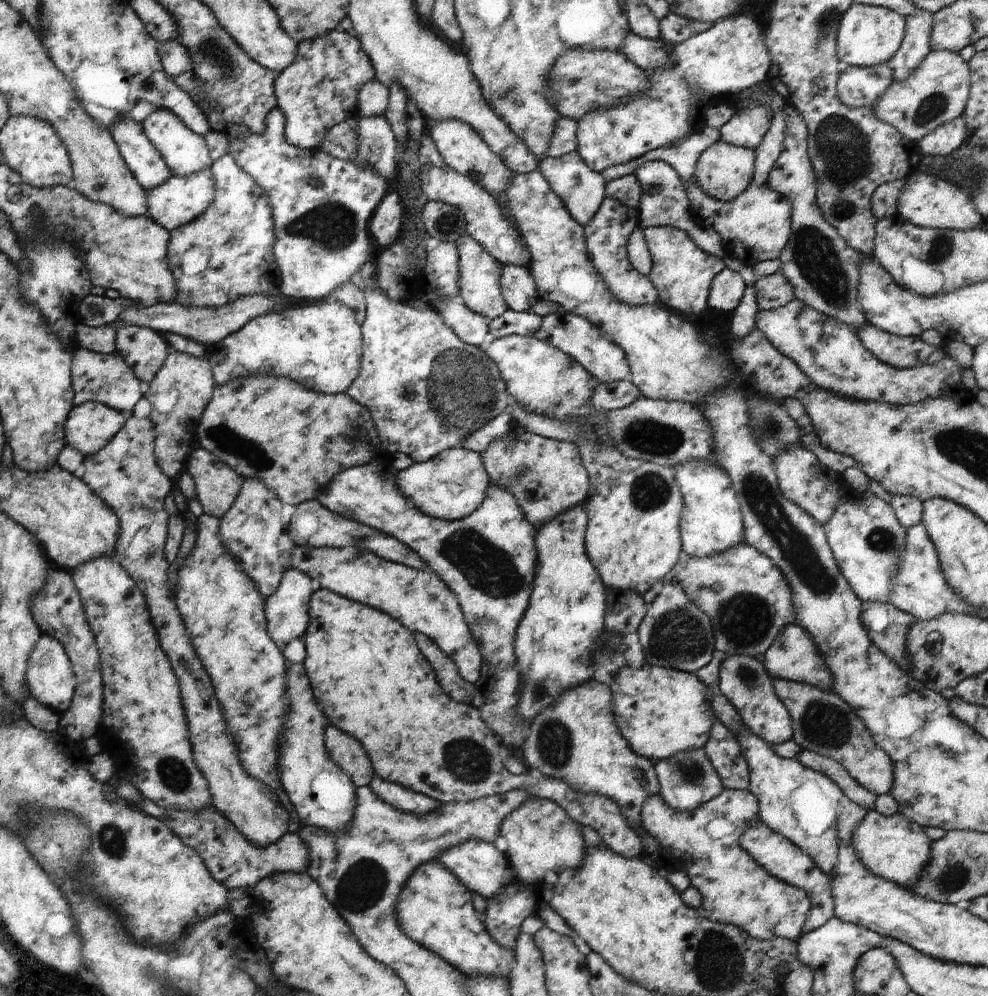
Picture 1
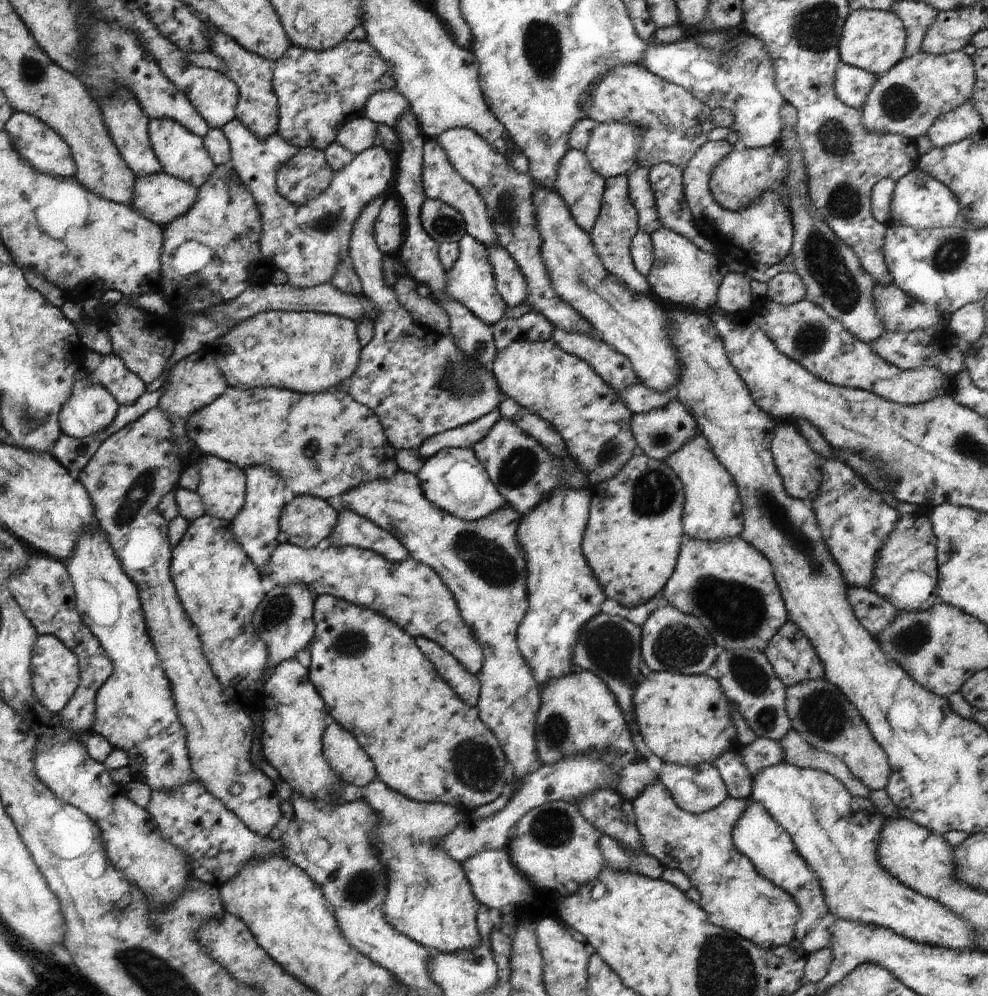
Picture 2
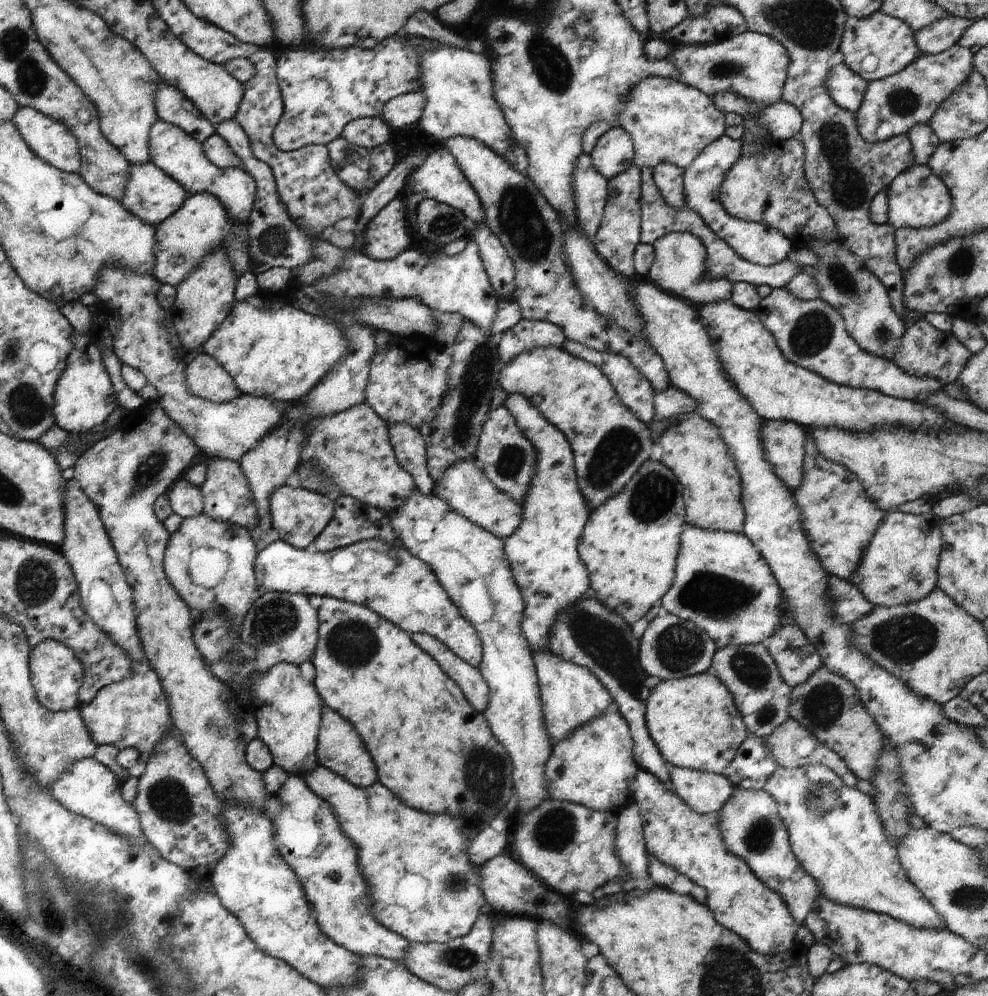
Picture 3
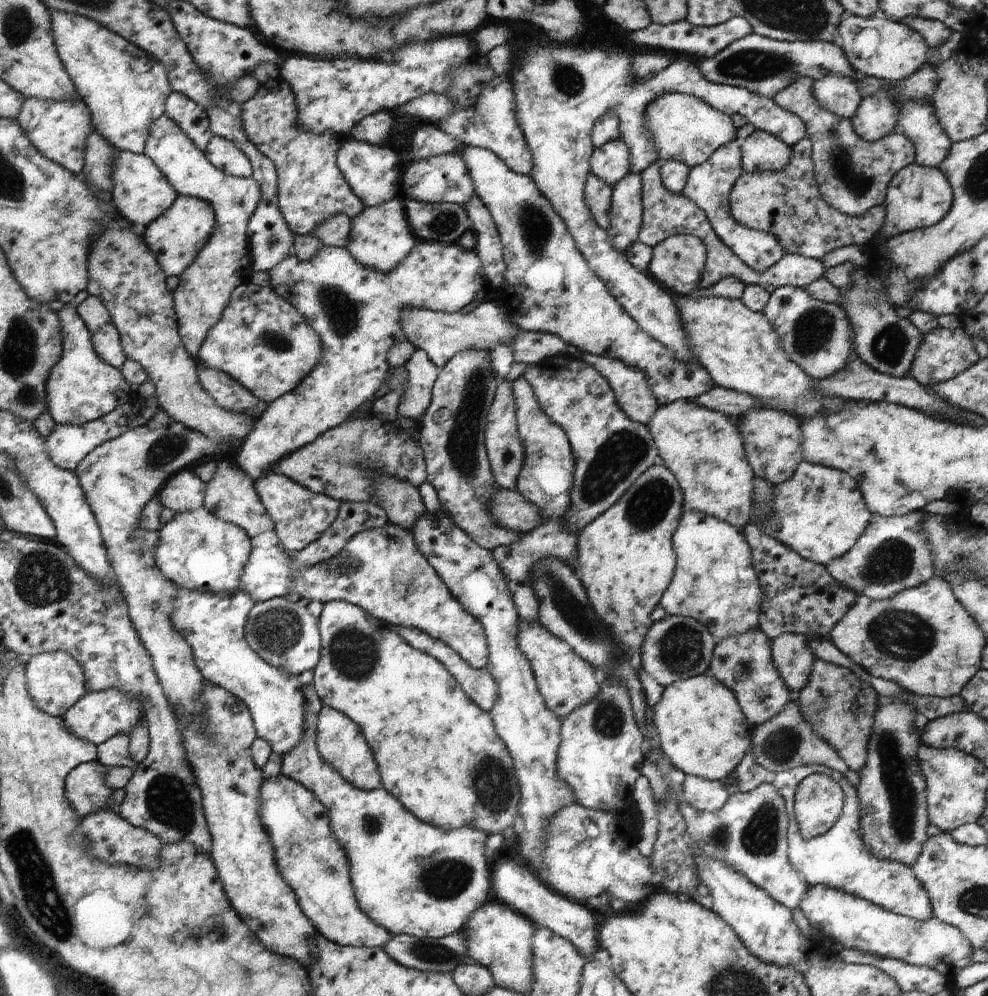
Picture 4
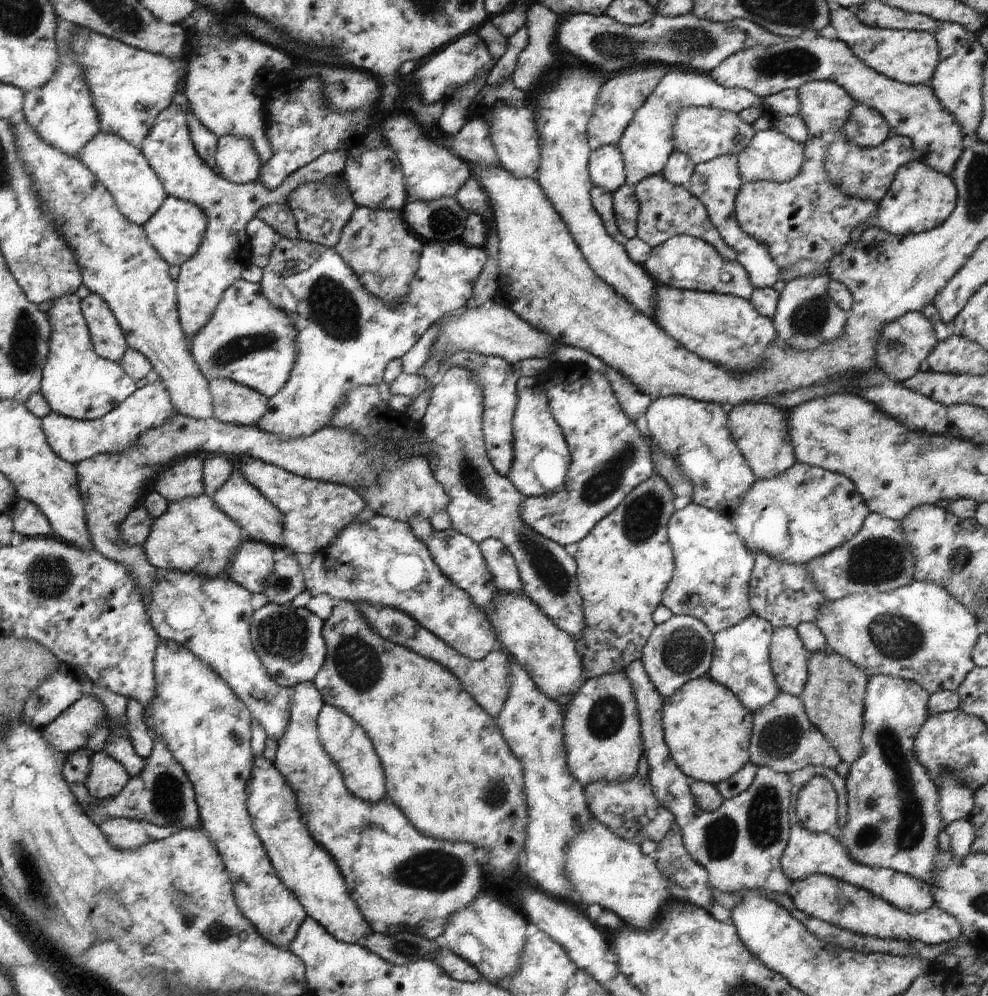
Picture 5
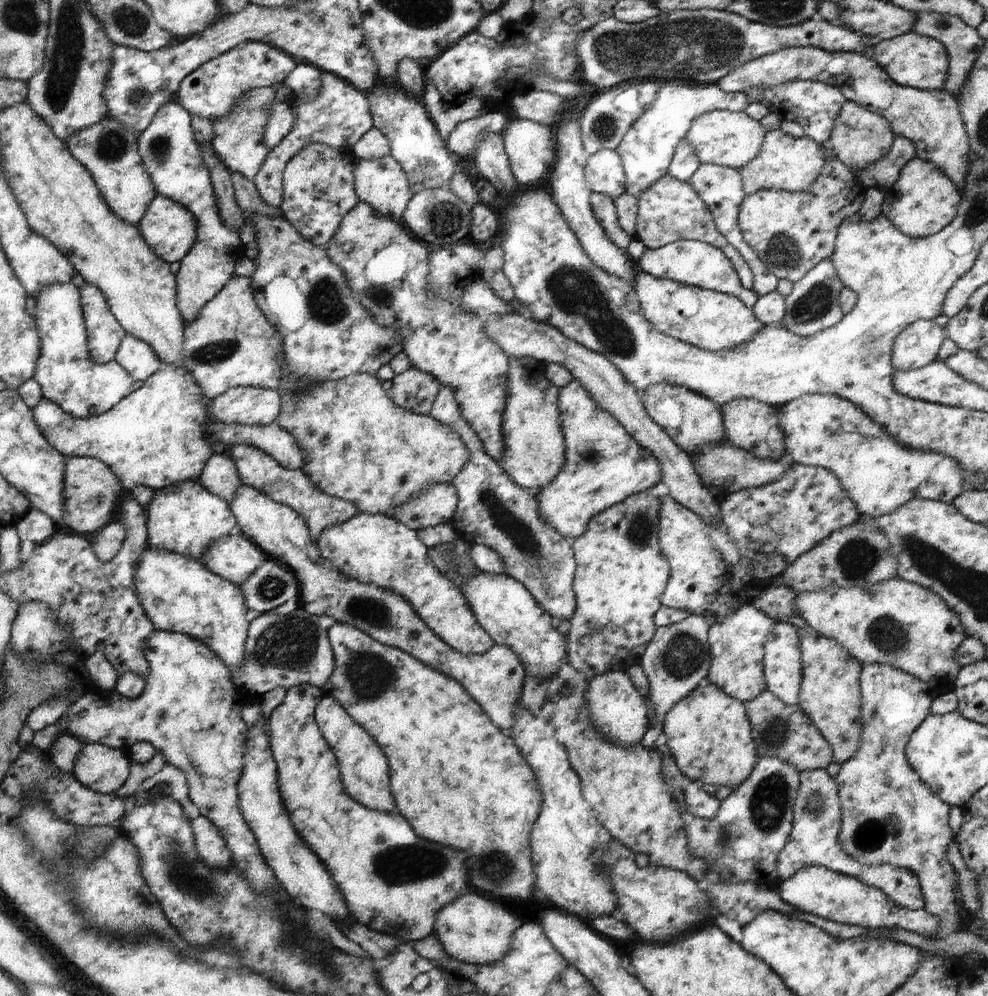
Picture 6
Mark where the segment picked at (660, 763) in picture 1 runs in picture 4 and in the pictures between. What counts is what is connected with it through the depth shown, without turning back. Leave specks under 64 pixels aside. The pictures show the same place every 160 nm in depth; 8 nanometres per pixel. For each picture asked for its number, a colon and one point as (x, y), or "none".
2: (695, 789)
3: (704, 793)
4: (703, 795)

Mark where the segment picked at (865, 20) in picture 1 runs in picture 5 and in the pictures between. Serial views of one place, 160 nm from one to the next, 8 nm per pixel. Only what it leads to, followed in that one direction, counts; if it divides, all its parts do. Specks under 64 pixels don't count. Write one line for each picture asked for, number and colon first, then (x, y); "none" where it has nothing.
2: (873, 40)
3: (890, 40)
4: (888, 50)
5: (909, 57)

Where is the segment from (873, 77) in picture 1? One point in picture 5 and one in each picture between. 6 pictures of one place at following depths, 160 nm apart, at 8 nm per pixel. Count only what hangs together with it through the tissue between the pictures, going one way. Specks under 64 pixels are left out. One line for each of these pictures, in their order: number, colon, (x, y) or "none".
2: (851, 85)
3: (846, 88)
4: (839, 95)
5: (823, 106)

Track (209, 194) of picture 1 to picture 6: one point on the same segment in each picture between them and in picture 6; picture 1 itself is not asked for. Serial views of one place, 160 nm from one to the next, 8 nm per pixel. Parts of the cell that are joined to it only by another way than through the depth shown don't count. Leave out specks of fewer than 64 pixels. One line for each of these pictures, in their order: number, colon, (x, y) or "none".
2: (159, 197)
3: (149, 194)
4: (139, 193)
5: (121, 168)
6: (108, 151)

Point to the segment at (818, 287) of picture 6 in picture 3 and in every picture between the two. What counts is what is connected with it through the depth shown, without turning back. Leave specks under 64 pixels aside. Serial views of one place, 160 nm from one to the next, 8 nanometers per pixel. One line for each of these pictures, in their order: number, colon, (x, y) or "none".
3: (811, 334)
4: (815, 335)
5: (805, 317)

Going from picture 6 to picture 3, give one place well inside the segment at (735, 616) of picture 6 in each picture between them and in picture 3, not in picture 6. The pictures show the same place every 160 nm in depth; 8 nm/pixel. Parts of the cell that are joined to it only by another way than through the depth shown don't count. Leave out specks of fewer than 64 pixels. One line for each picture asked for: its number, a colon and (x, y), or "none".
3: (741, 668)
4: (742, 663)
5: (755, 687)

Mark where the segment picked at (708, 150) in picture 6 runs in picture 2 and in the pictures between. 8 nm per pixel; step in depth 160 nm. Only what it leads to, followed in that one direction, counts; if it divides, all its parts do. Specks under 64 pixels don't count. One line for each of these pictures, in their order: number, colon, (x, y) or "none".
2: (674, 124)
3: (668, 122)
4: (685, 129)
5: (701, 134)

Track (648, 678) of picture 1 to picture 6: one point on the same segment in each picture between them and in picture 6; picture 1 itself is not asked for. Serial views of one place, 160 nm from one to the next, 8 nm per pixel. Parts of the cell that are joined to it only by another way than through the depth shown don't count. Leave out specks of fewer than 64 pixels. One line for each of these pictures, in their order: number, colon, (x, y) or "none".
2: (685, 720)
3: (693, 721)
4: (700, 729)
5: (706, 730)
6: (707, 733)

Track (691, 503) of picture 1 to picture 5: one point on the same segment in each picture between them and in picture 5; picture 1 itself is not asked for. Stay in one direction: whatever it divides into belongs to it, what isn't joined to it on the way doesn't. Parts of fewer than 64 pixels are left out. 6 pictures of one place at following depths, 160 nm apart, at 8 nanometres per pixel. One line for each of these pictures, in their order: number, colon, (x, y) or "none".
2: (711, 511)
3: (691, 447)
4: (701, 447)
5: (694, 434)

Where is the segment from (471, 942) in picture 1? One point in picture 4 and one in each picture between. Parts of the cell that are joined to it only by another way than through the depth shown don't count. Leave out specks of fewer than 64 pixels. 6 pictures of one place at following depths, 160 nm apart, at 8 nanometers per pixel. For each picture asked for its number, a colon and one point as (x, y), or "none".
2: (428, 899)
3: (422, 886)
4: (410, 878)

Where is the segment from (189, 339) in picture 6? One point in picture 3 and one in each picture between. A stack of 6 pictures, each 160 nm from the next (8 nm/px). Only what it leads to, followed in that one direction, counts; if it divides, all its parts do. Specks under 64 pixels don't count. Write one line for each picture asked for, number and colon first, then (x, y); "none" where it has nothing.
3: (280, 355)
4: (261, 341)
5: (247, 340)

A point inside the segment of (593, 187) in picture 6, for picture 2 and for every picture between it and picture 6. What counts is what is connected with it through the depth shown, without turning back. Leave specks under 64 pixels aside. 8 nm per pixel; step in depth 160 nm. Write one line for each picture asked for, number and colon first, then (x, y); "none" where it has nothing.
2: (611, 150)
3: (612, 154)
4: (609, 162)
5: (605, 166)

